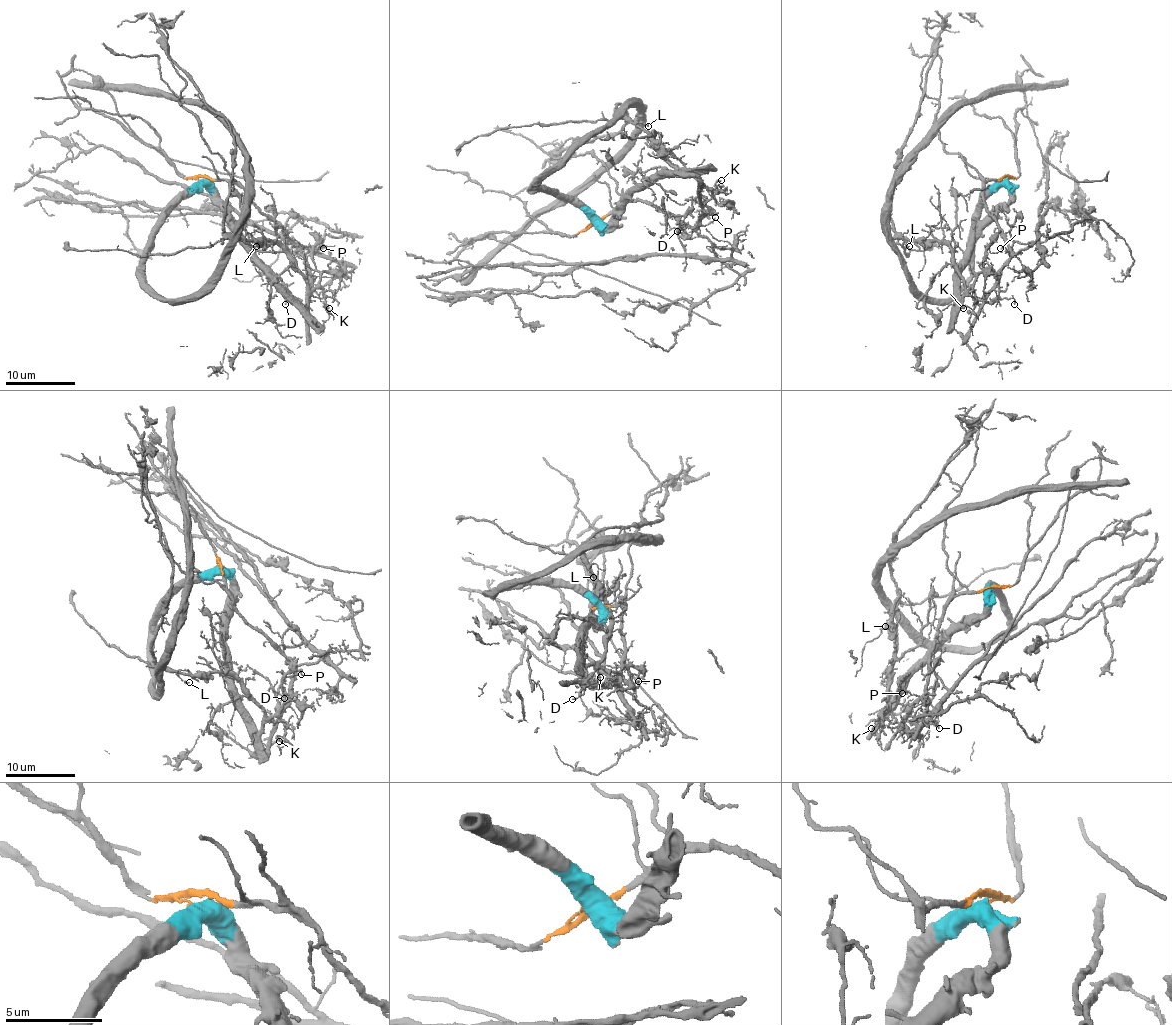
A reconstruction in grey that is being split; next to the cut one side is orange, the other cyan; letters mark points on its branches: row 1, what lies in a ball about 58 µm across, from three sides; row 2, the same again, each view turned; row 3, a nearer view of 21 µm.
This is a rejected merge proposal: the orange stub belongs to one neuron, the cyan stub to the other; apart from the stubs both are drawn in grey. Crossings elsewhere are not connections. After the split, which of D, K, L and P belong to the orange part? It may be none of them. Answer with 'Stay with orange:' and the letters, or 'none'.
Stay with orange: P

